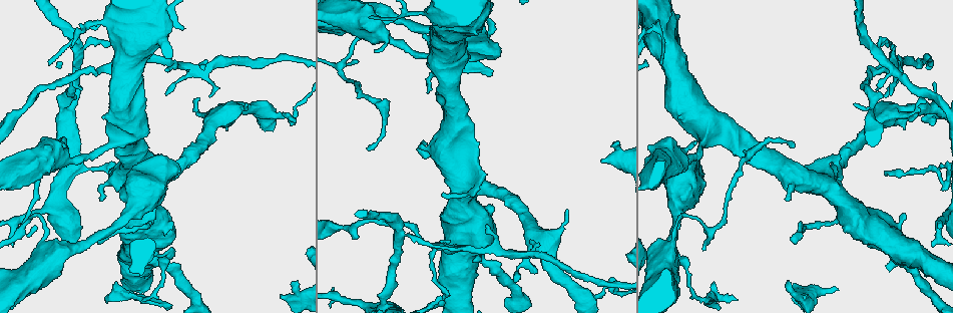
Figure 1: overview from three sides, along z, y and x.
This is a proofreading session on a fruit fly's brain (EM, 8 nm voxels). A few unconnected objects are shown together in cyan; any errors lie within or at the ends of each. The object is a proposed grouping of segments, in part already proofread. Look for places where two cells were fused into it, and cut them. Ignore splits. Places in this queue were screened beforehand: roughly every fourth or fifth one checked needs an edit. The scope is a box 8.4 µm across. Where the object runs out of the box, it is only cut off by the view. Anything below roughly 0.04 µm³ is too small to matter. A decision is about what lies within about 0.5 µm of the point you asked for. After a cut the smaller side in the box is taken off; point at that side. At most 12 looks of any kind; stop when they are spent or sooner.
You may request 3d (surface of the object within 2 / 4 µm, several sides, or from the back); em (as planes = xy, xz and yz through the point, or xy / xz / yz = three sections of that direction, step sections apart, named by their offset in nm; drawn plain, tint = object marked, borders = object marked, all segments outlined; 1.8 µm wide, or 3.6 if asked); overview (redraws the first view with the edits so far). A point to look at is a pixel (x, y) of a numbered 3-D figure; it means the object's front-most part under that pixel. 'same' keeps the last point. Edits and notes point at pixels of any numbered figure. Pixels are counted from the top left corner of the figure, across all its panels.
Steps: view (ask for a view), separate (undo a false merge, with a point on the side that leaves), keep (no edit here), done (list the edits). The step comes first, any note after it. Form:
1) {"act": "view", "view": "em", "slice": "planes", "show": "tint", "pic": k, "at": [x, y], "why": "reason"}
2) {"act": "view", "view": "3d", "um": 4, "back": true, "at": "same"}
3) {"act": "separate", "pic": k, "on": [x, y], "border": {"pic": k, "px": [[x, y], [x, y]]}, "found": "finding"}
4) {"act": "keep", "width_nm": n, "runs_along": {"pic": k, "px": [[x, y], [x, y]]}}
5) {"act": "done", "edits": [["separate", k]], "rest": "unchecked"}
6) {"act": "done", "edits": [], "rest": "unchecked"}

{"act": "view", "view": "em", "slice": "yz", "step": 16, "show": "tint", "pic": 1, "at": [676, 226], "why": "sudden change in width"}

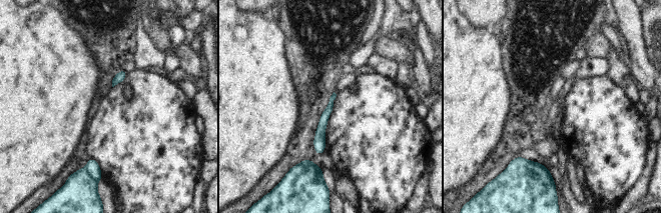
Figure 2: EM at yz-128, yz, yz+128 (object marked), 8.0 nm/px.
{"act": "separate", "pic": 2, "on": [92, 165], "found": "two cells meet here"}

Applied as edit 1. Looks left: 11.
{"act": "view", "view": "overview", "why": "see it whole again"}

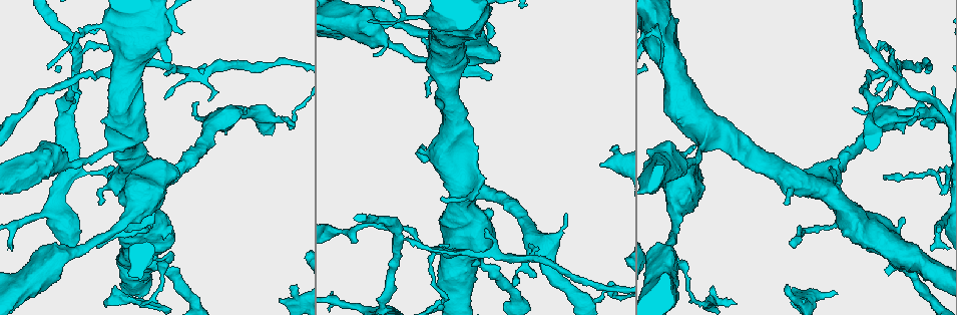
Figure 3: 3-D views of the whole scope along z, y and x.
{"act": "view", "view": "3d", "um": 4, "pic": 3, "at": [447, 82], "why": "sudden change in width"}

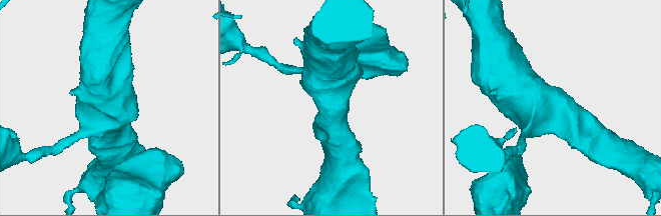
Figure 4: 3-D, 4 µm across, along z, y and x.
{"act": "view", "view": "em", "um": 3.6, "slice": "planes", "show": "tint", "pic": 4, "at": [331, 106]}

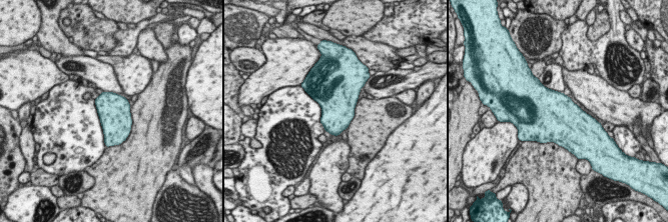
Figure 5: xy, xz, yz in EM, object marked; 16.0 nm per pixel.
{"act": "keep", "found": "continuous, no second cell"}

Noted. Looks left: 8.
{"act": "view", "view": "em", "slice": "planes", "show": "tint", "pic": 3, "at": [454, 253], "why": "side arm on a straight run"}

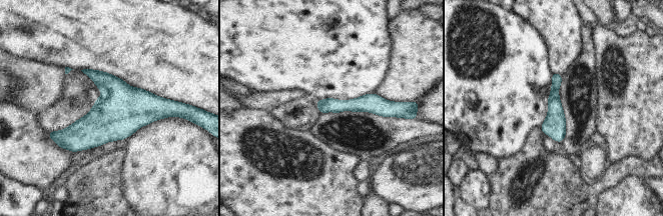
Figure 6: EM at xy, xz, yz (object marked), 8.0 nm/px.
{"act": "keep", "runs_along": {"pic": 6, "px": [[318, 103], [379, 105], [392, 111]]}, "found": "one cell here"}

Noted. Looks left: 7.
{"act": "view", "view": "em", "slice": "planes", "show": "tint", "pic": 3, "at": [928, 120], "why": "sharp bend"}

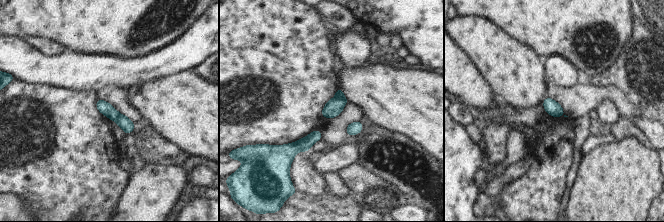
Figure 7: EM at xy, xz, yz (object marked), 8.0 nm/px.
{"act": "separate", "pic": 7, "on": [339, 94], "width_nm": 100, "border": {"pic": 7, "px": [[335, 96], [345, 103]]}, "found": "two cells meet here"}

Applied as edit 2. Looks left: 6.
{"act": "view", "view": "3d", "um": 4, "pic": 3, "at": [473, 188], "why": "touches itself"}

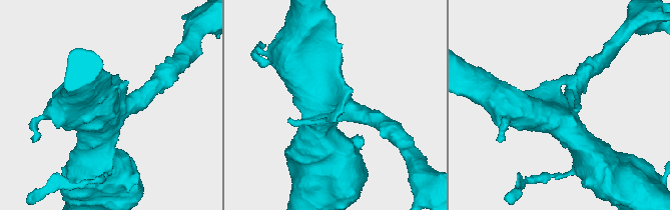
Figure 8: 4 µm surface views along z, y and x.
{"act": "view", "view": "em", "um": 3.6, "slice": "planes", "show": "tint", "pic": 8, "at": [333, 101]}

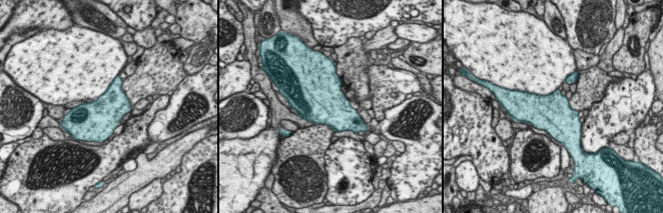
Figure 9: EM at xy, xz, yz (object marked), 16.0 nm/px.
{"act": "keep", "found": "one cell here"}

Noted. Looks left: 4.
{"act": "done", "edits": [["separate", 2], ["separate", 7]], "rest": "unchecked"}

